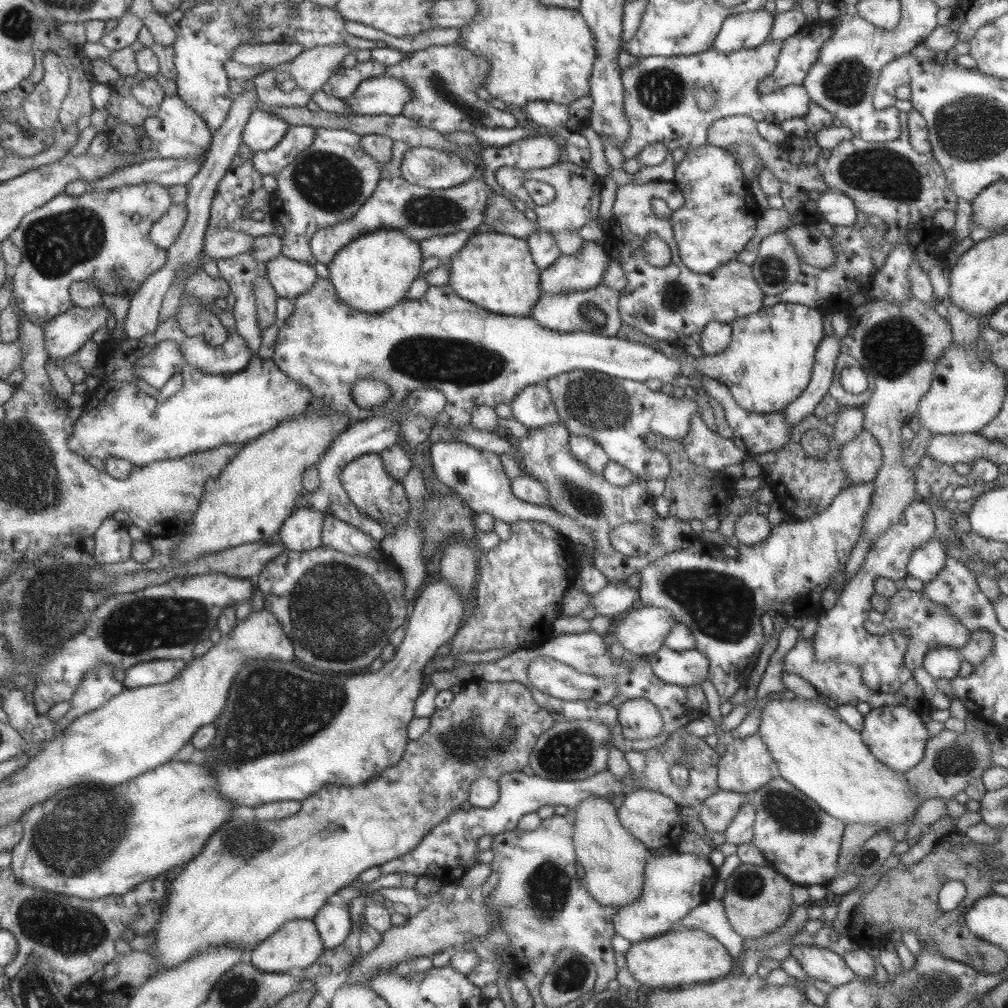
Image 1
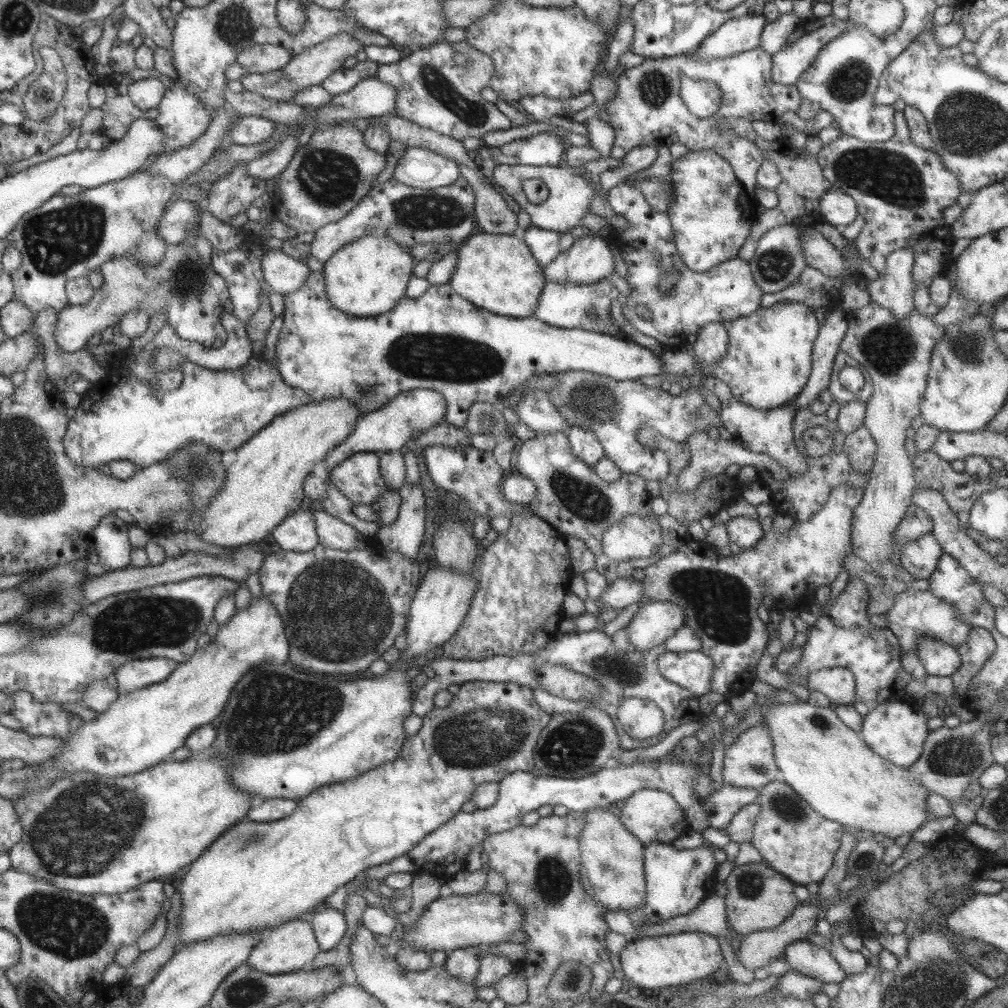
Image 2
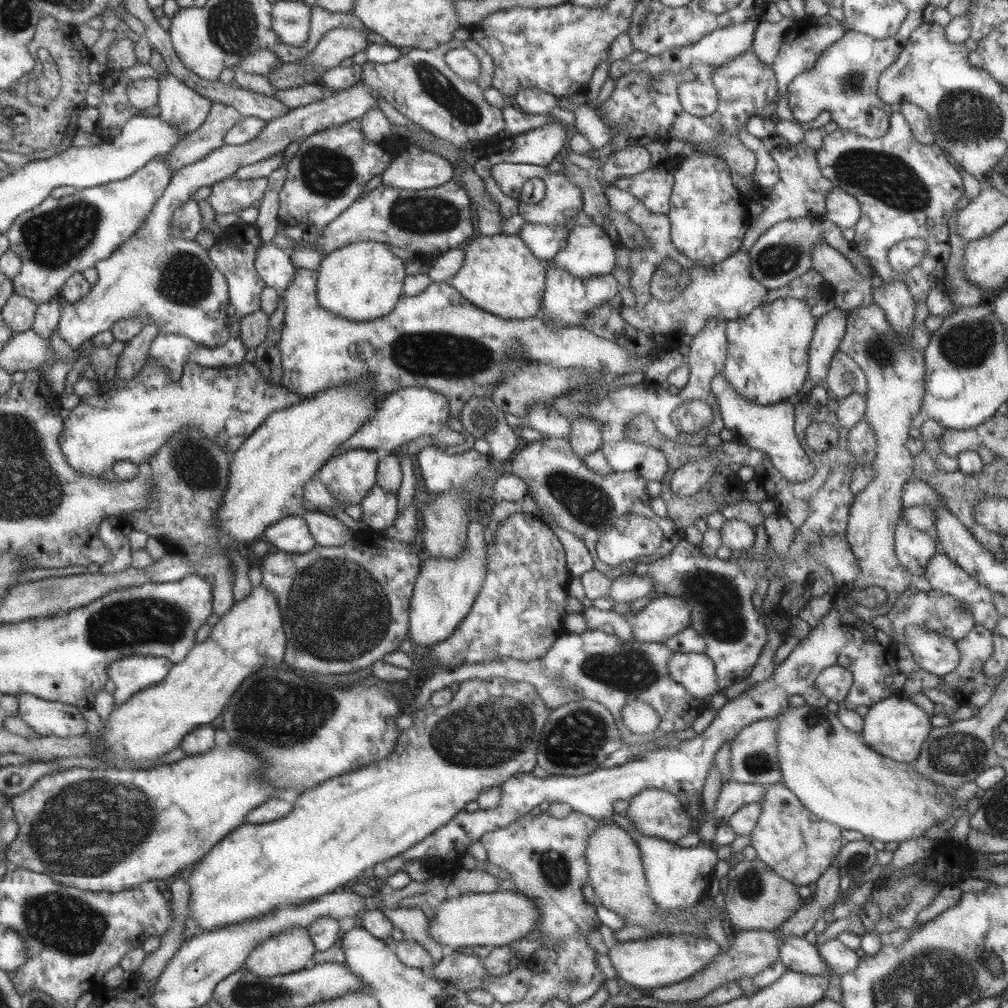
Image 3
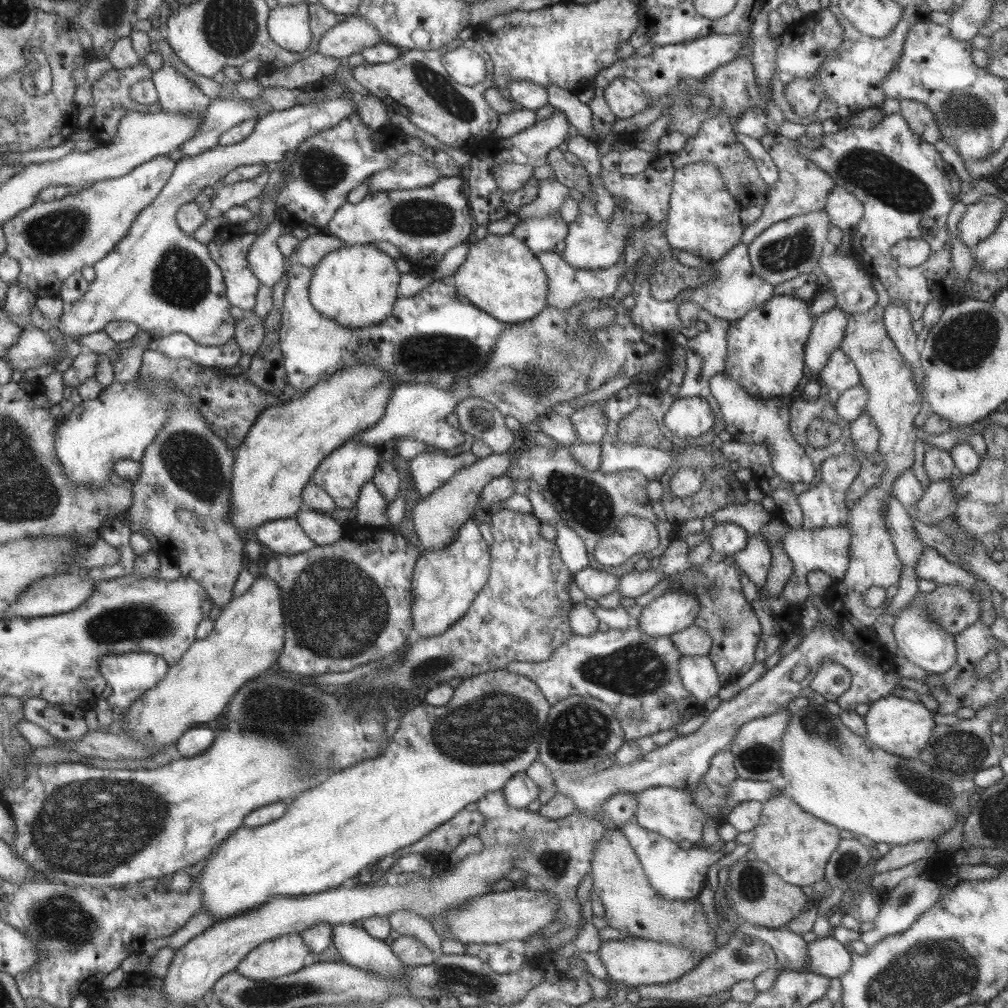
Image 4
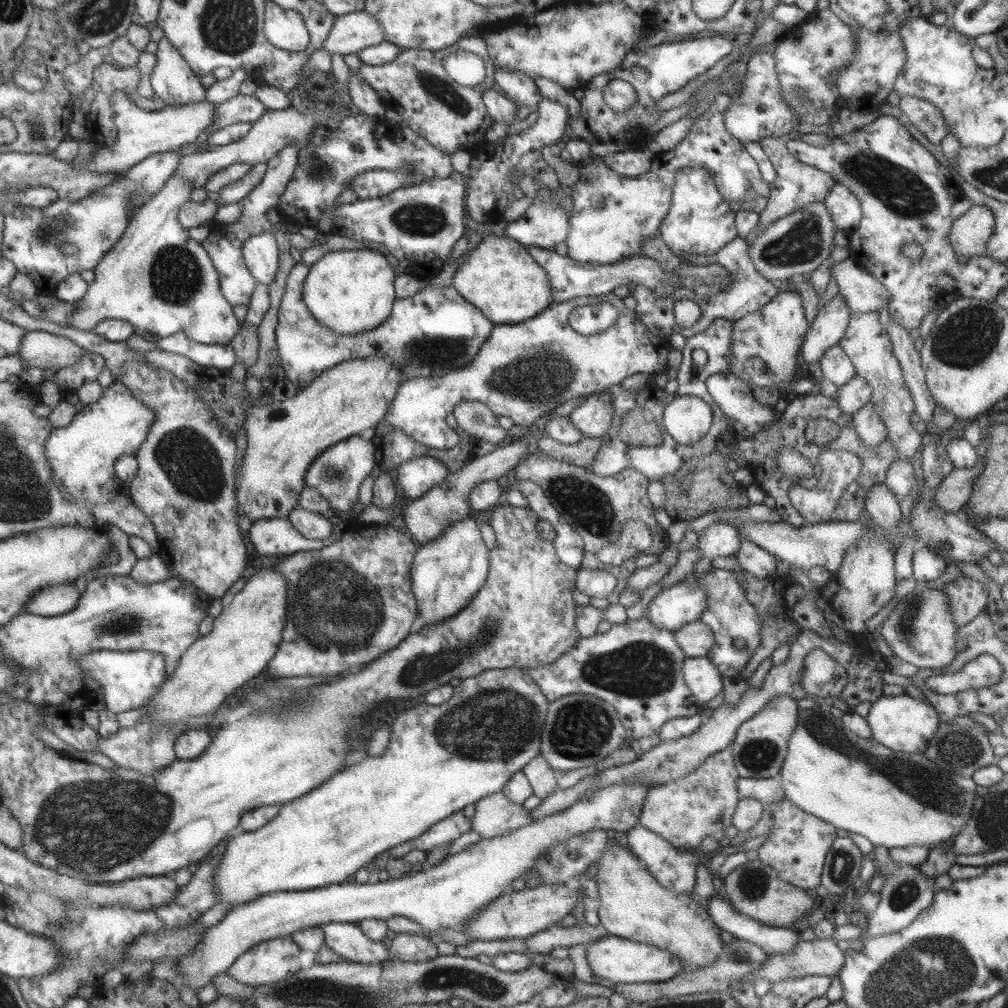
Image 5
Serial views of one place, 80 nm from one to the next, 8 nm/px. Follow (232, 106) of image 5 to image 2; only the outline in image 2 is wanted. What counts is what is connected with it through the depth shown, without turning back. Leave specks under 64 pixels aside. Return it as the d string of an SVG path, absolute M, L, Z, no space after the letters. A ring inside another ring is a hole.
M221 108L210 118L210 124L201 134L201 138L195 138L185 148L152 157L135 172L159 173L173 185L178 184L180 180L186 179L189 173L197 172L215 153L231 119L233 114L230 109Z

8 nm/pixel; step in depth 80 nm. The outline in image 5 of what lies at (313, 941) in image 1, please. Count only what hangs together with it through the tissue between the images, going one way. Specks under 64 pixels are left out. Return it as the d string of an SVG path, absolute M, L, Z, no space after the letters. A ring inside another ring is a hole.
M290 936L261 941L237 956L227 967L225 973L236 982L248 984L249 986L271 984L287 978L299 970L297 956L299 956L300 951L300 948L292 941Z

